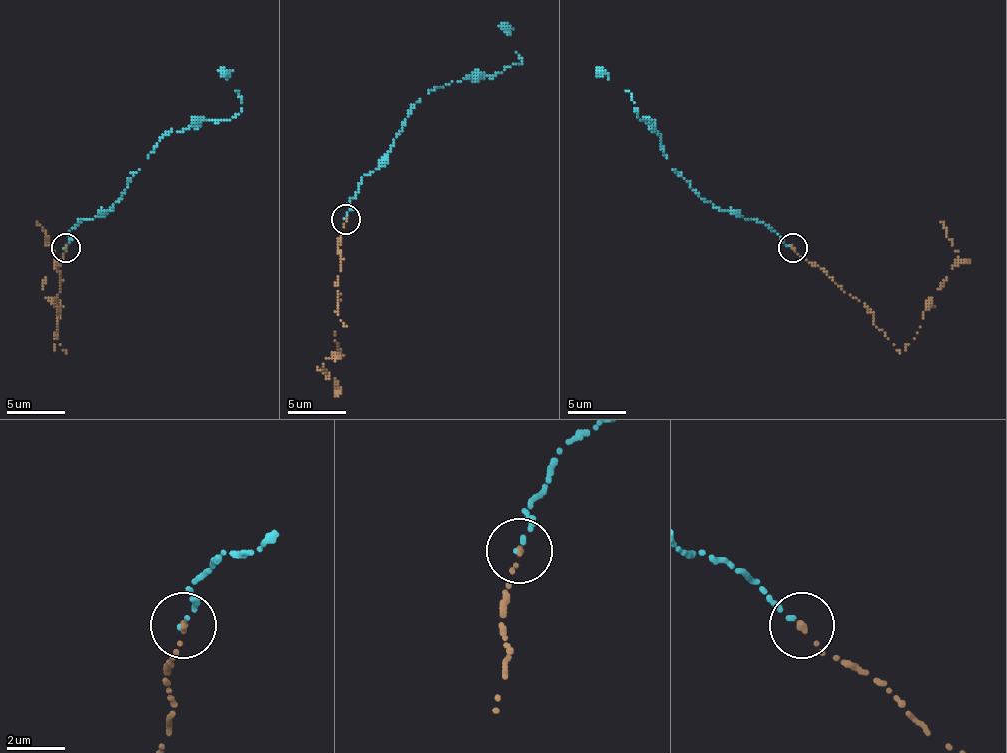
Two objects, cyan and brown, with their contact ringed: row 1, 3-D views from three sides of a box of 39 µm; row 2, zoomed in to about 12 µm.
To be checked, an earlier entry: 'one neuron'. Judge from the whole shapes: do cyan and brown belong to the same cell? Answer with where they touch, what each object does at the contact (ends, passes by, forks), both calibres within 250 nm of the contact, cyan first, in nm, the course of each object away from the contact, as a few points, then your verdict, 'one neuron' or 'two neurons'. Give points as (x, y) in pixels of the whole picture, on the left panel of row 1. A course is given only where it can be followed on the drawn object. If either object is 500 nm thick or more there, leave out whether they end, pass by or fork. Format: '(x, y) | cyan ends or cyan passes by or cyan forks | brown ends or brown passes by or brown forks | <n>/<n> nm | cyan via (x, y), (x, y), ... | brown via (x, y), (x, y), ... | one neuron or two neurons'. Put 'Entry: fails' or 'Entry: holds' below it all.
(65, 247) | cyan ends | brown ends | 110/170 nm | cyan via (63, 248), (81, 219), (92, 219), (119, 201), (165, 134), (229, 120), (241, 111), (238, 91), (221, 67) | brown via (66, 248), (54, 336), (63, 350), (54, 350), (60, 309), (43, 283), (54, 257), (37, 222) | two neurons
Entry: fails

